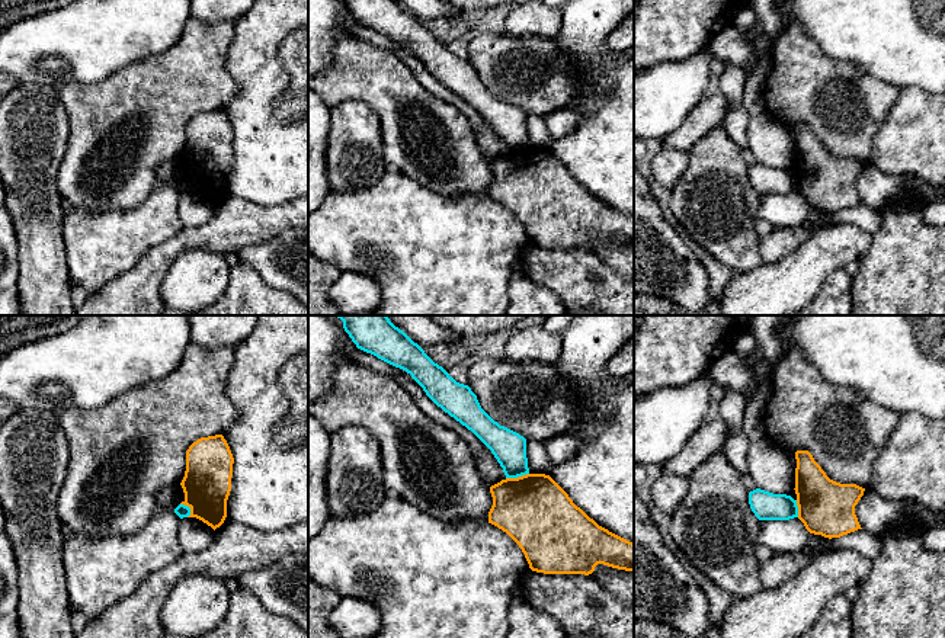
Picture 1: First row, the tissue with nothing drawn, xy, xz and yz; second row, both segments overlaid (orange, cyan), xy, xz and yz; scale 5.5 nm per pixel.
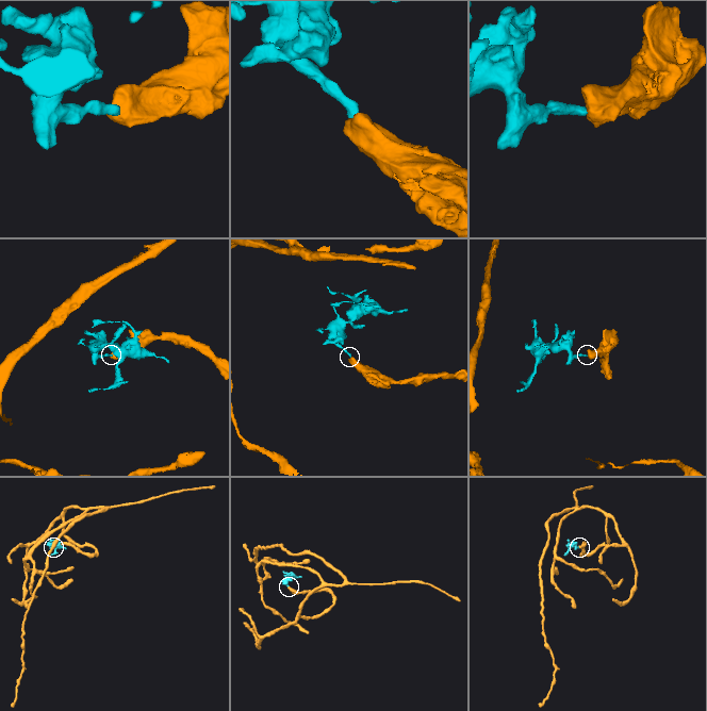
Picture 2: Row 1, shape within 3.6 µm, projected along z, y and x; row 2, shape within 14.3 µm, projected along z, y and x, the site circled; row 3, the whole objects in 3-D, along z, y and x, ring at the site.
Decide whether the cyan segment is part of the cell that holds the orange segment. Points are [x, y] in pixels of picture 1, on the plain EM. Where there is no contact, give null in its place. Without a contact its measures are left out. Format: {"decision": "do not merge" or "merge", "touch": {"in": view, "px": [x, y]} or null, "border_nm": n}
{"decision": "do not merge", "touch": {"in": "xz", "px": [518, 151]}, "border_nm": 130}

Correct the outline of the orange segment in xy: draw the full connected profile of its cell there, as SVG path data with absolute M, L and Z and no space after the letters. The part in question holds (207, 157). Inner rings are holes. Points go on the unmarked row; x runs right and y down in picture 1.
M222 109L201 112L189 121L186 125L186 145L180 157L185 167L185 174L180 179L190 183L188 192L202 195L214 205L224 198L231 166L233 138L233 128Z

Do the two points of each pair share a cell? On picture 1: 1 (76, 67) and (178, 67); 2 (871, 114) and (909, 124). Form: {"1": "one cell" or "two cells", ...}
{"1": "two cells", "2": "two cells"}

